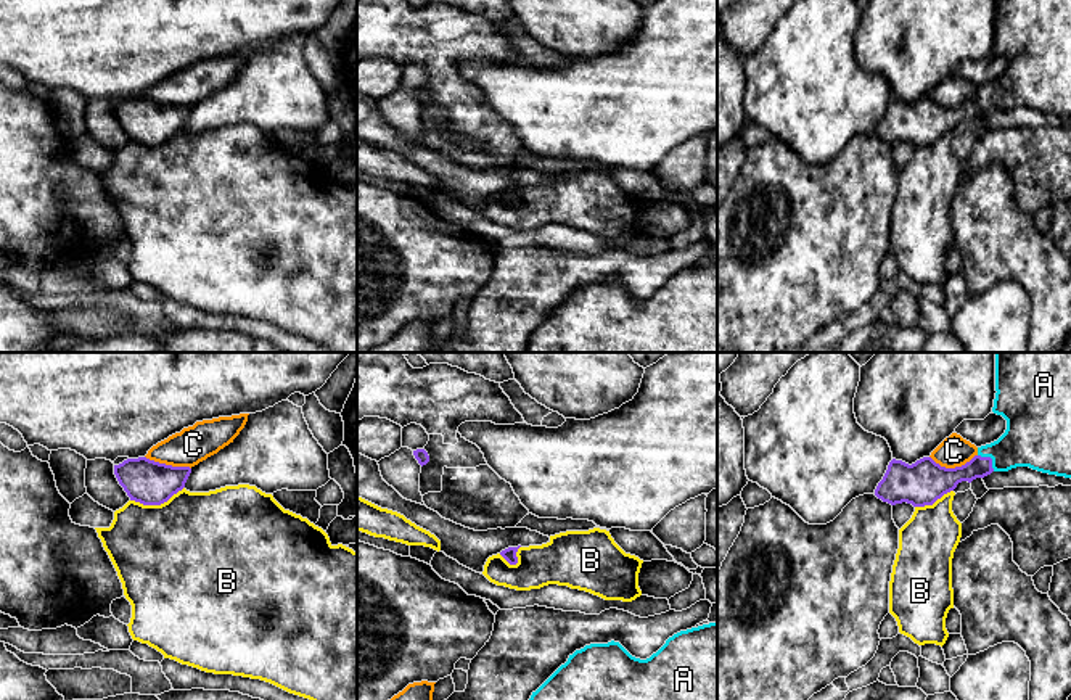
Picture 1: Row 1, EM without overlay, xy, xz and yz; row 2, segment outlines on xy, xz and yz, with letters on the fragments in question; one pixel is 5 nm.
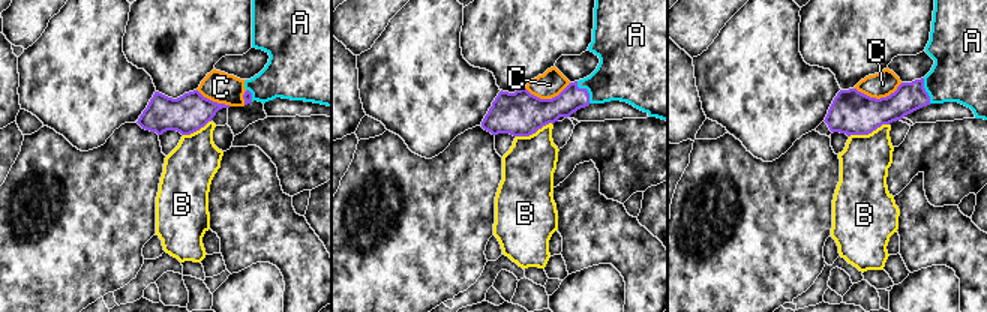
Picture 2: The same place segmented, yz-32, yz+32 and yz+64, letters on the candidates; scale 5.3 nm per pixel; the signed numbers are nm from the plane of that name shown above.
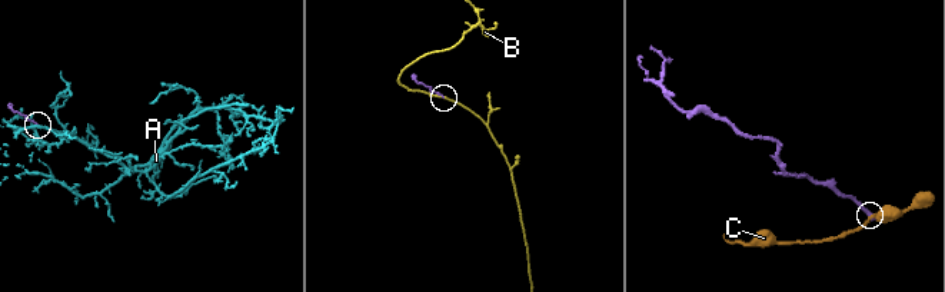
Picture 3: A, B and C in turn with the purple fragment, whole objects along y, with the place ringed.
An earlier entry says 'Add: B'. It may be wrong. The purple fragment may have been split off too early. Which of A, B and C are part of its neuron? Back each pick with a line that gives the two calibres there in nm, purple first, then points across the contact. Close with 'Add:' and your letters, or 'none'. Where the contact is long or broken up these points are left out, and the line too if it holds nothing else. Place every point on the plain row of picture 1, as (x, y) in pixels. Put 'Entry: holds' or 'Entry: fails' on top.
Entry: fails
A: 120/300 nm
Add: A

